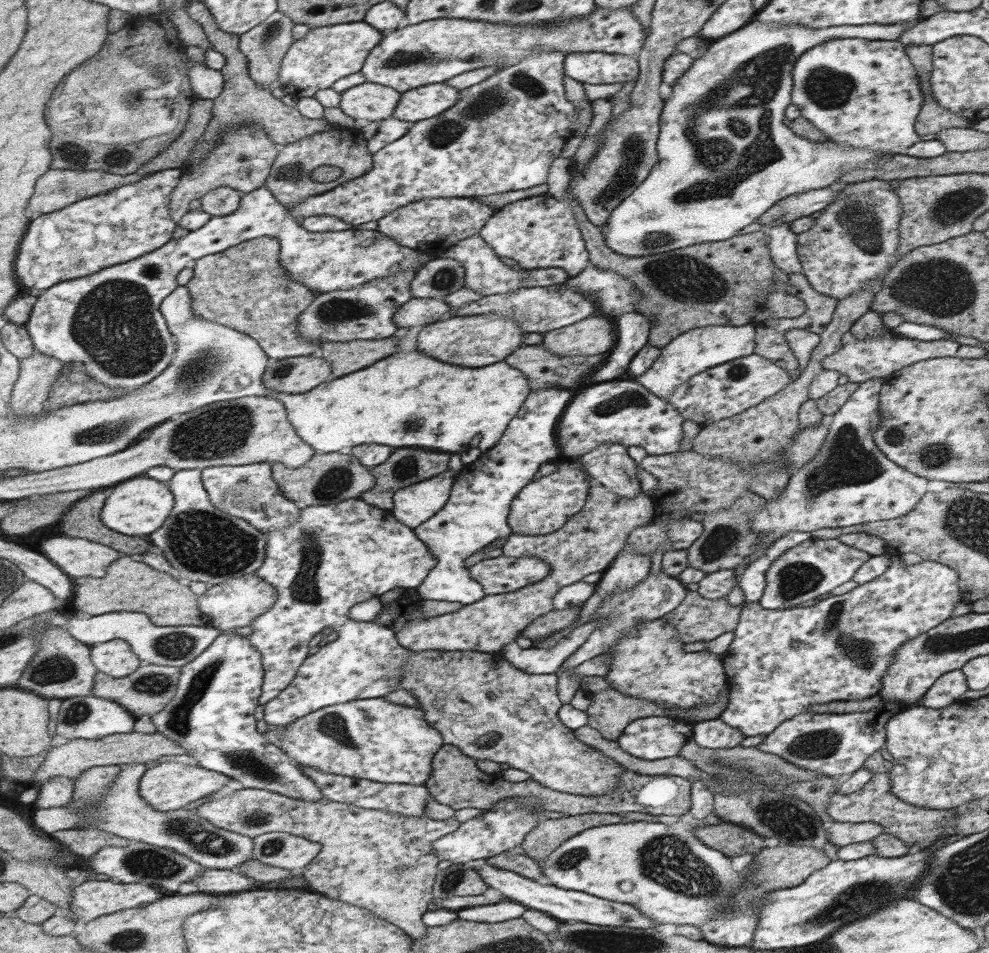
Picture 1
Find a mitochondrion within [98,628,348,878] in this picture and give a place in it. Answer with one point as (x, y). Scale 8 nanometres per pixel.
(177, 721)

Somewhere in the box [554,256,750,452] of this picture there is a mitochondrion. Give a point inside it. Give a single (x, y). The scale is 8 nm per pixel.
(636, 400)

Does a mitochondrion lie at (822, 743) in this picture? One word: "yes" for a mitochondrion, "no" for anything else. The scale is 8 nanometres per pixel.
yes

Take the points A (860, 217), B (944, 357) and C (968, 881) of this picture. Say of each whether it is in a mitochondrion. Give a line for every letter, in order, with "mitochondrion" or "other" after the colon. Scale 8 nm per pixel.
A: mitochondrion
B: other
C: mitochondrion

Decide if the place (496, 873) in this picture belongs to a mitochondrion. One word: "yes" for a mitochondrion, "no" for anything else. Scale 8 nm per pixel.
no

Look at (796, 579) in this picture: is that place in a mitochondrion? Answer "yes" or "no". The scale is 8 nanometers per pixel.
yes

